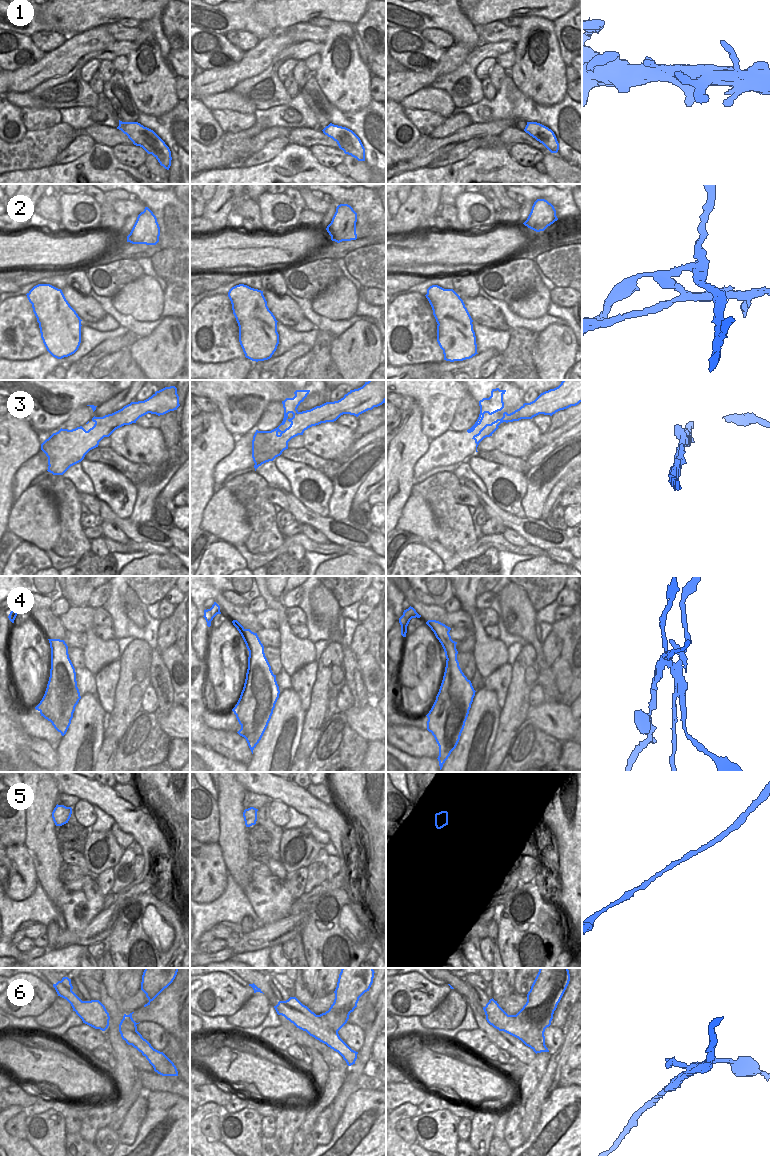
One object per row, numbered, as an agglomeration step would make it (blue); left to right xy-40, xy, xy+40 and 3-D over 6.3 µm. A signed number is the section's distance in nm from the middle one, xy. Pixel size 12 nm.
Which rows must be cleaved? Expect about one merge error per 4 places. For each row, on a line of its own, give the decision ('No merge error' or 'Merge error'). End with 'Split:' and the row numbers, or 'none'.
1: No merge error
2: Merge error
3: No merge error
4: Merge error
5: No merge error
6: Merge error
Split: 2, 4, 6

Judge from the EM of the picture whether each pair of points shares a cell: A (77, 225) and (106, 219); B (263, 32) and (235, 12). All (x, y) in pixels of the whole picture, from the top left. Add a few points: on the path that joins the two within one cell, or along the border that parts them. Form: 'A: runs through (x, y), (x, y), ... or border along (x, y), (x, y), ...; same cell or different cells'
A: border along (101, 214), (98, 228); different cells
B: runs through (256, 27), (242, 17); same cell

